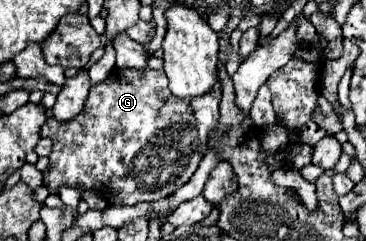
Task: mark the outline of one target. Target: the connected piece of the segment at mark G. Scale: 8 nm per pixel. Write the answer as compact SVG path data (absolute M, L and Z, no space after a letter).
M115 70L107 80L91 88L87 104L79 116L67 124L49 116L43 124L41 130L53 140L49 168L43 172L43 186L49 188L51 194L59 194L61 186L77 188L81 194L93 190L99 192L111 206L161 200L183 186L199 166L207 150L207 136L211 128L215 128L215 120L219 120L219 102L219 84L215 84L211 94L189 100L171 94L163 70Z

